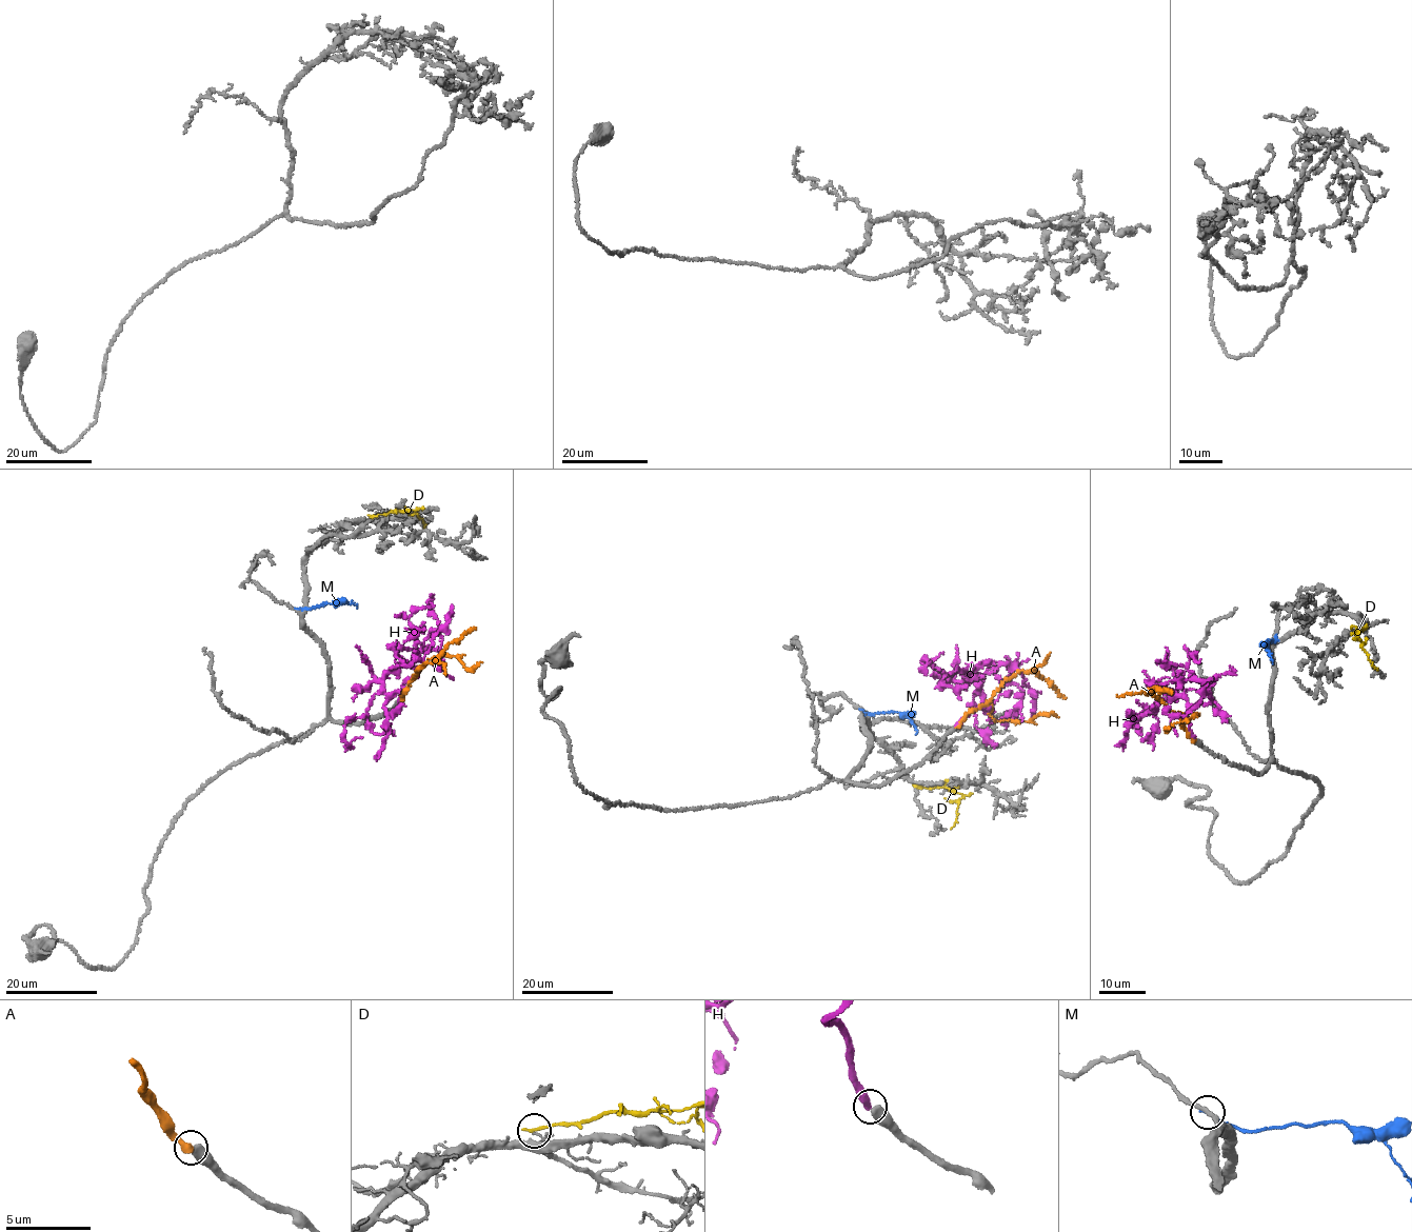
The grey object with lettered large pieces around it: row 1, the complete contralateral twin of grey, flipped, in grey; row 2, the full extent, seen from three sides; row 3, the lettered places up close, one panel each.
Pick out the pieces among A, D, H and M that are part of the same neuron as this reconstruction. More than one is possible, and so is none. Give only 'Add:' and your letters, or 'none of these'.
Add: none of these

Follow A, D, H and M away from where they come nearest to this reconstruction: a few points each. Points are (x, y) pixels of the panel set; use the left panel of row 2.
A: (399, 702), (416, 670), (431, 663), (450, 642), (475, 628)
D: (372, 516), (415, 509), (424, 527)
H: (398, 701), (403, 682), (418, 671), (403, 662), (391, 668), (423, 658), (448, 624), (453, 604)
M: (296, 609), (344, 602), (357, 608)

